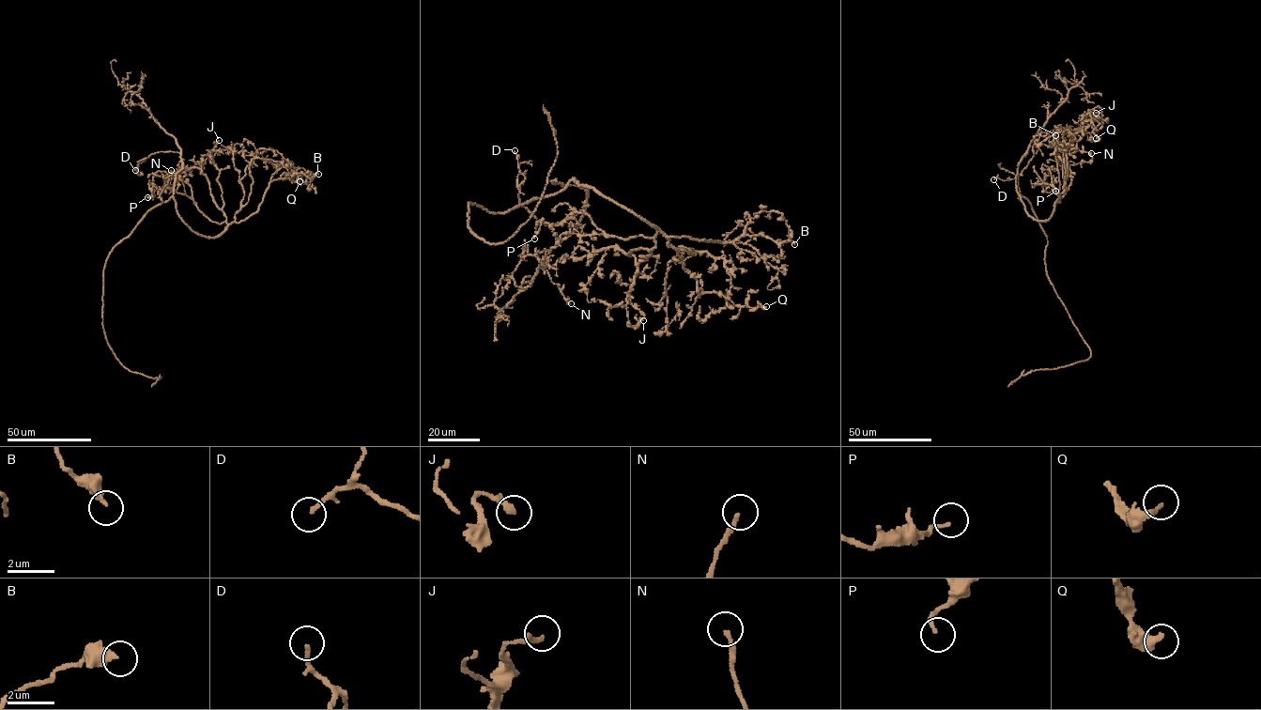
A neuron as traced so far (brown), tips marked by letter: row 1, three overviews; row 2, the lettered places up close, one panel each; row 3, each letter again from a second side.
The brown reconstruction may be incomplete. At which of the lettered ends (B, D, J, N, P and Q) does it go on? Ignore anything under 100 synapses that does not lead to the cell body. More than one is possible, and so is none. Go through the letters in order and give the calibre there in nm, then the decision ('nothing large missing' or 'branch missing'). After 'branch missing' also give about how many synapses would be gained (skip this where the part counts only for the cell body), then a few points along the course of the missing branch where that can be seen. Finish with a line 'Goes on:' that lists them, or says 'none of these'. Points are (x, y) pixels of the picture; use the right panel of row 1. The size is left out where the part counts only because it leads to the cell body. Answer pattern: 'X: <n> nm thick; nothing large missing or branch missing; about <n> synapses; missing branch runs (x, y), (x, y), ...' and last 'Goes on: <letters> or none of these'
B: 320 nm thick; nothing large missing
D: 160 nm thick; nothing large missing
J: 200 nm thick; nothing large missing
N: 160 nm thick; nothing large missing
P: 140 nm thick; nothing large missing
Q: 340 nm thick; nothing large missing
Goes on: none of these

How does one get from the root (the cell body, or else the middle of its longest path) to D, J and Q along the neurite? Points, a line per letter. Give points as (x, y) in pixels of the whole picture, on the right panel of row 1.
D: (1034, 211), (1027, 198), (1017, 191), (1016, 176), (1027, 148), (1037, 146), (1037, 152), (1017, 178), (993, 179)
J: (1034, 211), (1018, 193), (1027, 214), (1048, 219), (1066, 192), (1064, 146), (1101, 127), (1096, 113)
Q: (1034, 211), (1018, 193), (1027, 214), (1048, 219), (1081, 115), (1089, 114), (1096, 138)

